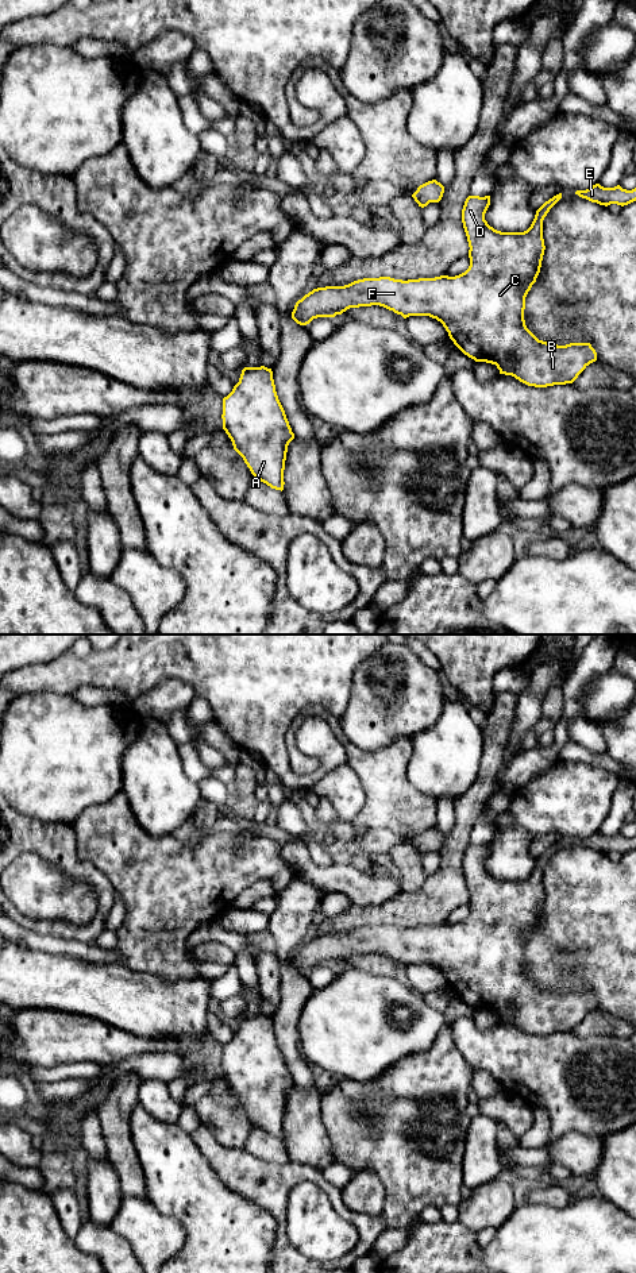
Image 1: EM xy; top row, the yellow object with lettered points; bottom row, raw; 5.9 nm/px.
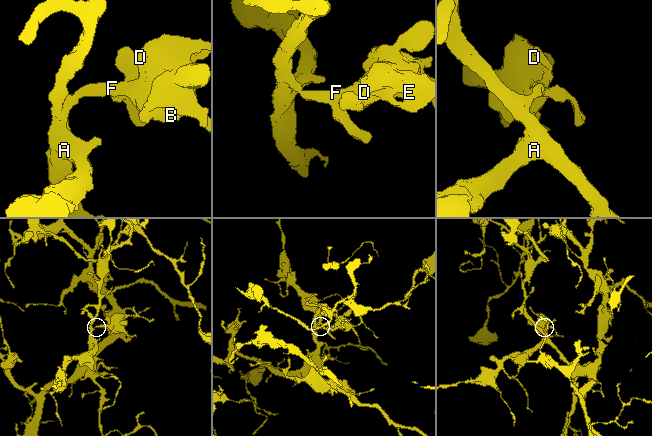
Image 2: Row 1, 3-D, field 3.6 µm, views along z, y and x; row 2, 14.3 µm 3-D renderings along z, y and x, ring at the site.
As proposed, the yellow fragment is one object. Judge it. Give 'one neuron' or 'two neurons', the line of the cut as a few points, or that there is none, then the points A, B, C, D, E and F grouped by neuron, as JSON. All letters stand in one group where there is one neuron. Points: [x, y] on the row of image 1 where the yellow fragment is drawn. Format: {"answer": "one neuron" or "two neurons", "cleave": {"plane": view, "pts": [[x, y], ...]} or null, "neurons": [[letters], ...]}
{"answer": "one neuron", "cleave": null, "neurons": [["A", "B", "C", "D", "E", "F"]]}

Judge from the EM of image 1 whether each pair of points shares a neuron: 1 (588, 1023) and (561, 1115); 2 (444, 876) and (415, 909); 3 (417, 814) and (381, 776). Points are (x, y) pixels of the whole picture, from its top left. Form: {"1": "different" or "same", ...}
{"1": "different", "2": "same", "3": "same"}

